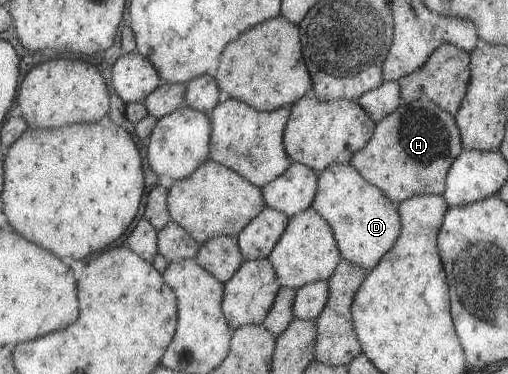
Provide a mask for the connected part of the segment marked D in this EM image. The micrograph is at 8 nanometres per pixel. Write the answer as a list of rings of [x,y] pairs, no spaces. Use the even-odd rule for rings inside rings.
[[[349,163],[329,165],[319,173],[318,192],[315,193],[311,209],[318,211],[329,223],[337,240],[341,259],[362,266],[368,271],[393,246],[400,233],[401,223],[396,203],[389,200],[376,186],[367,182]]]

